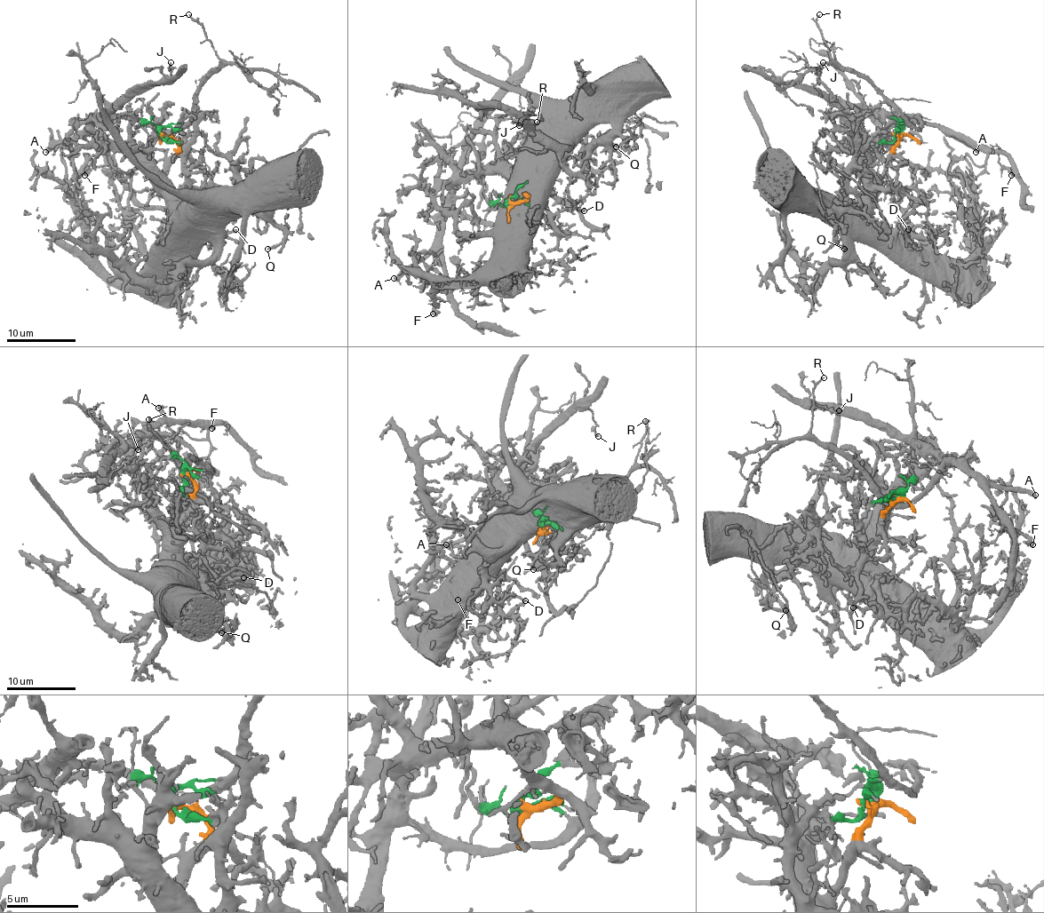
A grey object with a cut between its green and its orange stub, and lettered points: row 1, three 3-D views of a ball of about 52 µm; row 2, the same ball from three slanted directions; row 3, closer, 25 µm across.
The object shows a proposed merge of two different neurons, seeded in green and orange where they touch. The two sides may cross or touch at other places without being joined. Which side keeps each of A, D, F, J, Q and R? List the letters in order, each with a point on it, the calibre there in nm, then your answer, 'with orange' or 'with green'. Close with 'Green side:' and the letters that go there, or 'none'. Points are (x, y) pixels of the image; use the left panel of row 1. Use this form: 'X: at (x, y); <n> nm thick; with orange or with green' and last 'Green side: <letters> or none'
A: at (45, 152); 320 nm thick; with green
D: at (235, 229); 320 nm thick; with orange
F: at (84, 175); 480 nm thick; with green
J: at (171, 62); 160 nm thick; with green
Q: at (267, 249); 240 nm thick; with orange
R: at (188, 14); 150 nm thick; with green
Green side: A, F, J, R

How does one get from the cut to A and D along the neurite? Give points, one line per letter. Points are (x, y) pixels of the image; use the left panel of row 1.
A: (162, 134), (169, 124), (184, 124), (155, 129), (125, 117), (103, 117), (75, 138), (57, 141), (44, 152)
D: (162, 134), (177, 146), (177, 154), (165, 178), (165, 191), (174, 210), (208, 239), (222, 239), (235, 229)

